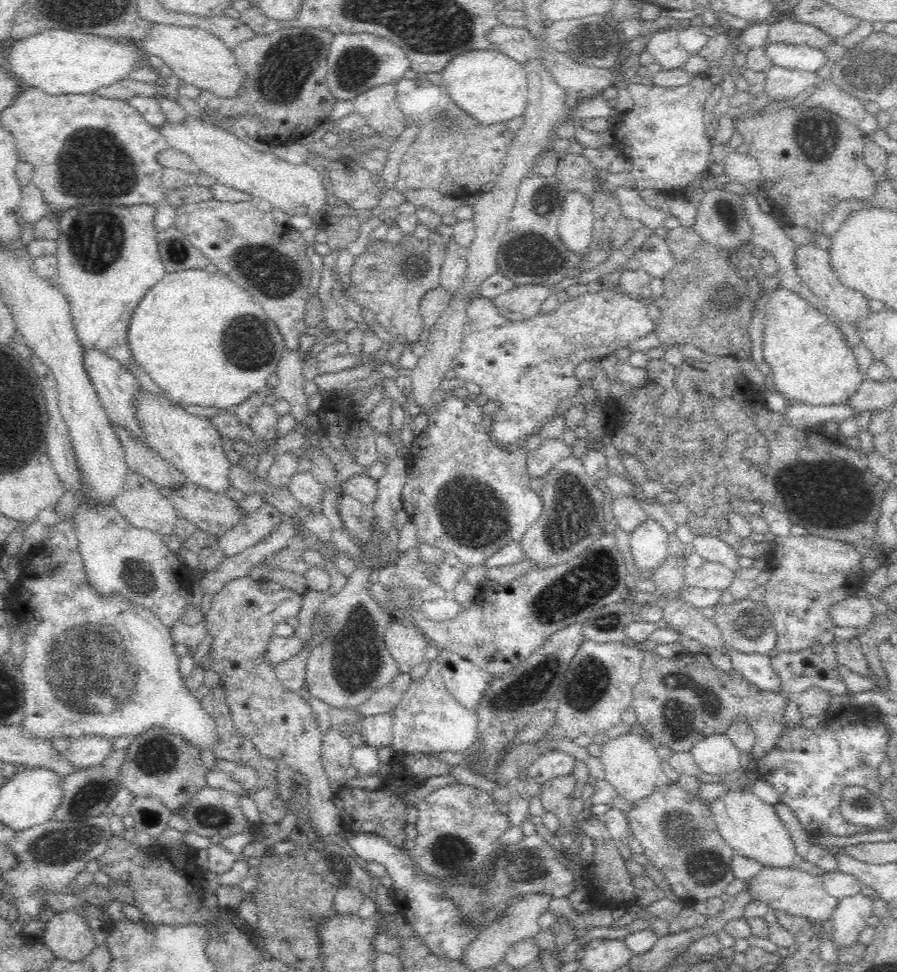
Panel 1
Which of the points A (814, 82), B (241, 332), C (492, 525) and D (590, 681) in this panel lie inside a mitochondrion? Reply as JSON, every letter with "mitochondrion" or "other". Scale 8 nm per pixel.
{"A":"other","B":"mitochondrion","C":"mitochondrion","D":"mitochondrion"}

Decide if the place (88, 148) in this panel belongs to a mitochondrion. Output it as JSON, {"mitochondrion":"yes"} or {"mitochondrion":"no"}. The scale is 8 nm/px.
{"mitochondrion":"yes"}

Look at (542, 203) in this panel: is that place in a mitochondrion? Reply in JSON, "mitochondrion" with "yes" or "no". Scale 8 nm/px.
{"mitochondrion":"yes"}

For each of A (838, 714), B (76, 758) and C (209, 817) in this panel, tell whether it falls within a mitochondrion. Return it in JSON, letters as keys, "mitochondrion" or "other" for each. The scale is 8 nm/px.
{"A":"other","B":"other","C":"mitochondrion"}

